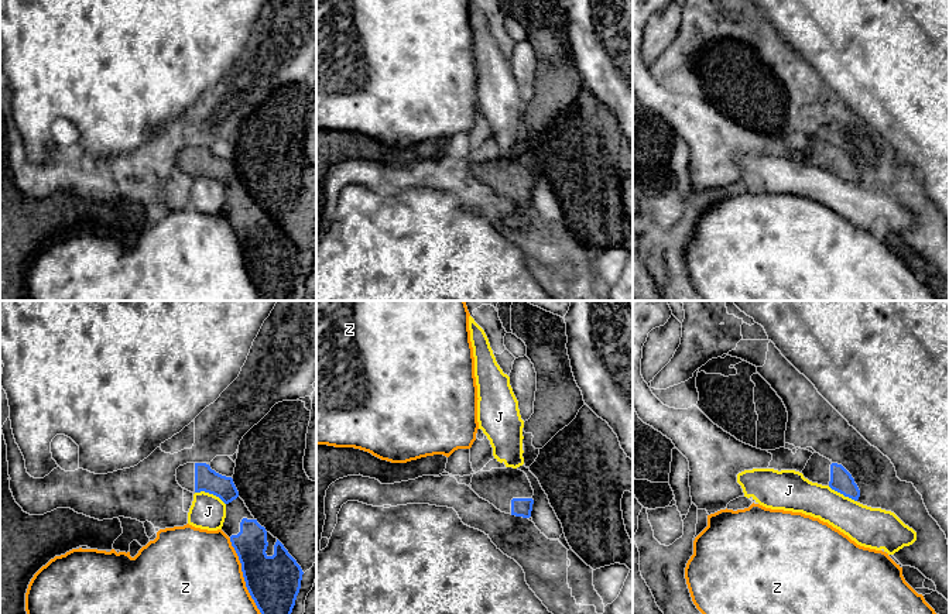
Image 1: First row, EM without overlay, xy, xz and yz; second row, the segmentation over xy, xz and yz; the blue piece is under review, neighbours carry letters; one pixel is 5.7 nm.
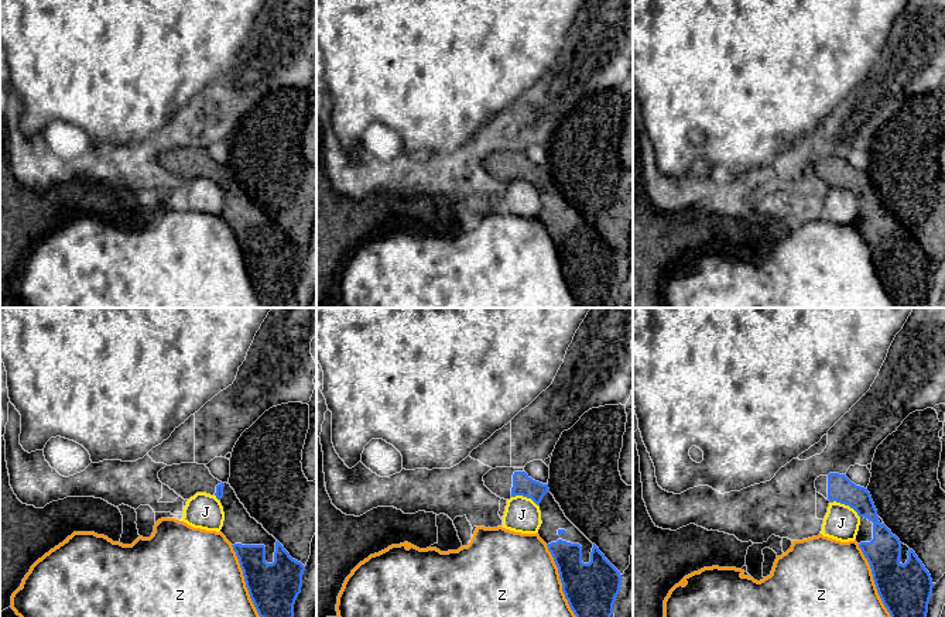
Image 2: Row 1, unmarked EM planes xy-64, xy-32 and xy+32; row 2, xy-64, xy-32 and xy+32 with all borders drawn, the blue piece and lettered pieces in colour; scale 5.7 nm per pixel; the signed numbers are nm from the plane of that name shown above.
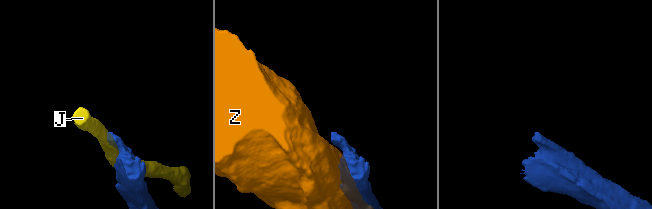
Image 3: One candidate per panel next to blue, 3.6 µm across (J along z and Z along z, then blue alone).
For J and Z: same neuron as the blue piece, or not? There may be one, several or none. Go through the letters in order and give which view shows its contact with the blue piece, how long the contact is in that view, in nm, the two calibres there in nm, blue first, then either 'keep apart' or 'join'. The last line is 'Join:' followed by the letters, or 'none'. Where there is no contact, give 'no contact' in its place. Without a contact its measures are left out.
J: meets blue in xy; contact 190 nm long; 140 nm thick on the blue side, 200 nm on the other; keep apart
Z: meets blue in xy; contact 480 nm long; 300 nm thick on the blue side, 500 nm on the other; keep apart
Join: none

